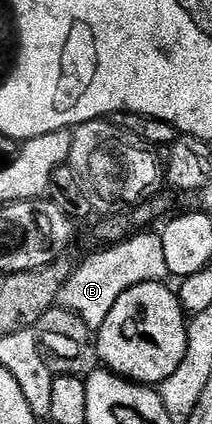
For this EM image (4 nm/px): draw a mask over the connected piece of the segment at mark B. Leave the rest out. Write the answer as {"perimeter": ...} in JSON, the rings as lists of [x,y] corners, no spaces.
{"perimeter":[[[141,231],[128,239],[102,248],[102,253],[93,253],[82,265],[74,268],[73,274],[63,283],[57,296],[57,305],[71,311],[87,323],[90,331],[103,327],[103,319],[111,315],[111,307],[115,307],[115,299],[123,295],[131,287],[148,281],[165,281],[170,276],[167,258],[163,255],[163,243],[160,236],[153,231]]]}

